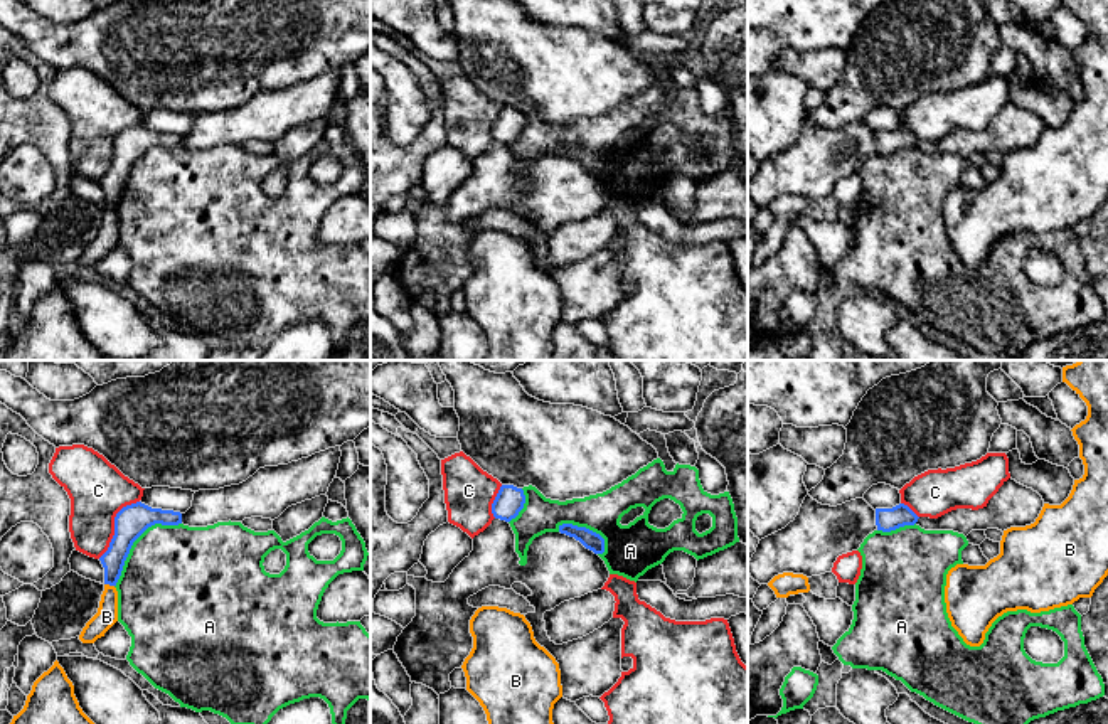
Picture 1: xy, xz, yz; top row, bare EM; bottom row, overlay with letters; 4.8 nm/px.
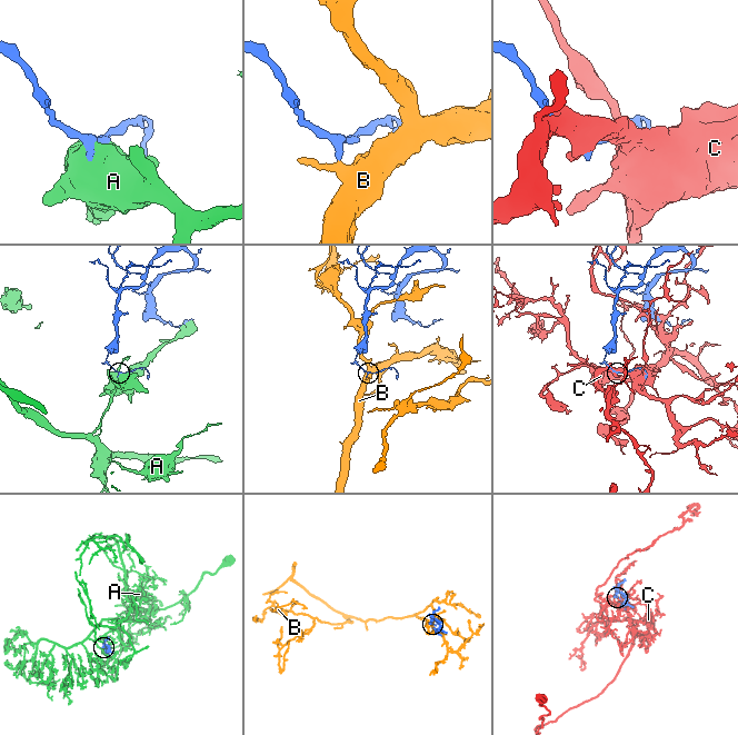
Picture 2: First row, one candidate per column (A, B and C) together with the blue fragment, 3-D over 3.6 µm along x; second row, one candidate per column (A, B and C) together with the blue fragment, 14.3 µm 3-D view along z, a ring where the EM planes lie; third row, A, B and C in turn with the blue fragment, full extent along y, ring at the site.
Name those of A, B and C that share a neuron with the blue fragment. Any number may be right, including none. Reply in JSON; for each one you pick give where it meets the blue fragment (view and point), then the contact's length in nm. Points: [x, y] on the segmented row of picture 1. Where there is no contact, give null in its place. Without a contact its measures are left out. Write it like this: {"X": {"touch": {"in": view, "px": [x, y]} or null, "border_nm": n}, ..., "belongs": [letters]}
{"belongs": []}

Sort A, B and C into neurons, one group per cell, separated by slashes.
A / B / C

